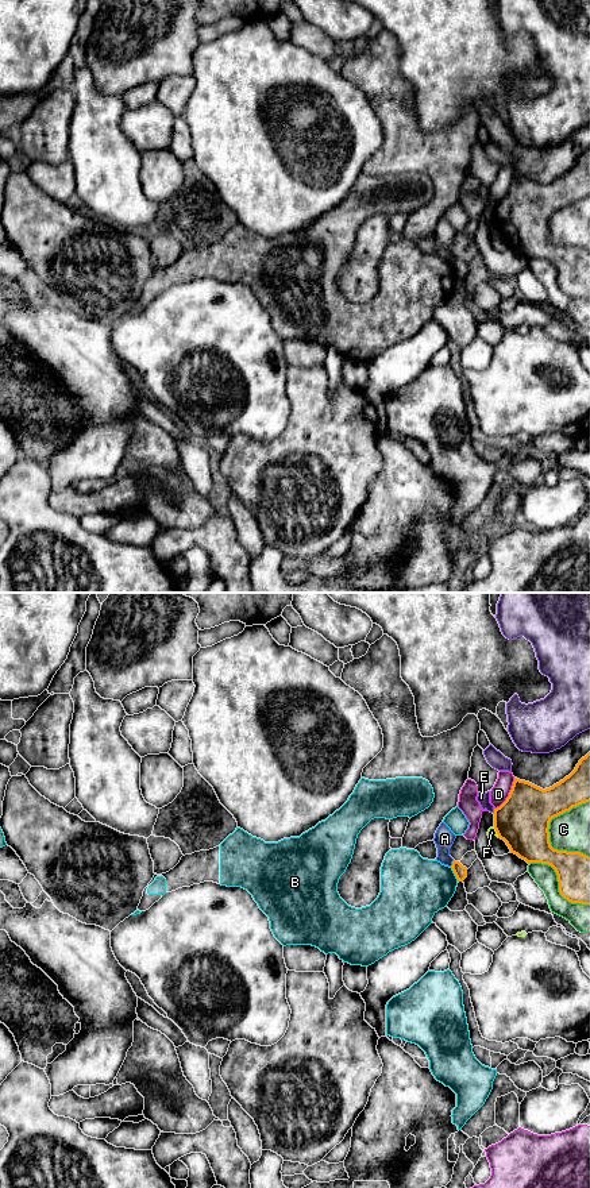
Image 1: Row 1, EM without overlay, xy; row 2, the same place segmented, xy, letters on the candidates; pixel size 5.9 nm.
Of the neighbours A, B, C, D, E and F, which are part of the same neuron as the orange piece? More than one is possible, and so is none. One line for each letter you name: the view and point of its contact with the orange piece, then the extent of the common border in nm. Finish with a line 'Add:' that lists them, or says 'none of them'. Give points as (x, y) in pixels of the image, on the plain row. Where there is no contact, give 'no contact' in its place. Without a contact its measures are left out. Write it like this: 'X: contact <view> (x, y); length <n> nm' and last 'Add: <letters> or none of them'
Add: none of them

